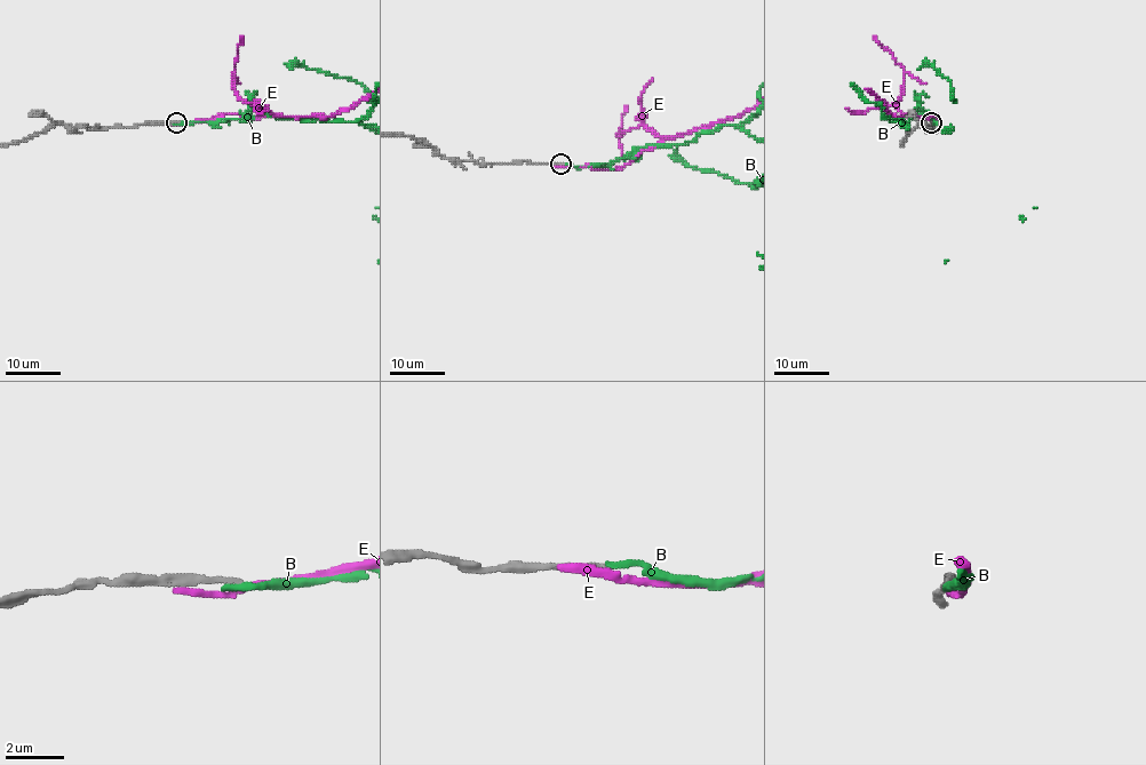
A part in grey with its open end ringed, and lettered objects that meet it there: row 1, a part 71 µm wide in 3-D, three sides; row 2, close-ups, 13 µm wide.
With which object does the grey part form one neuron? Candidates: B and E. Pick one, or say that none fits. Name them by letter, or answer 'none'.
B

